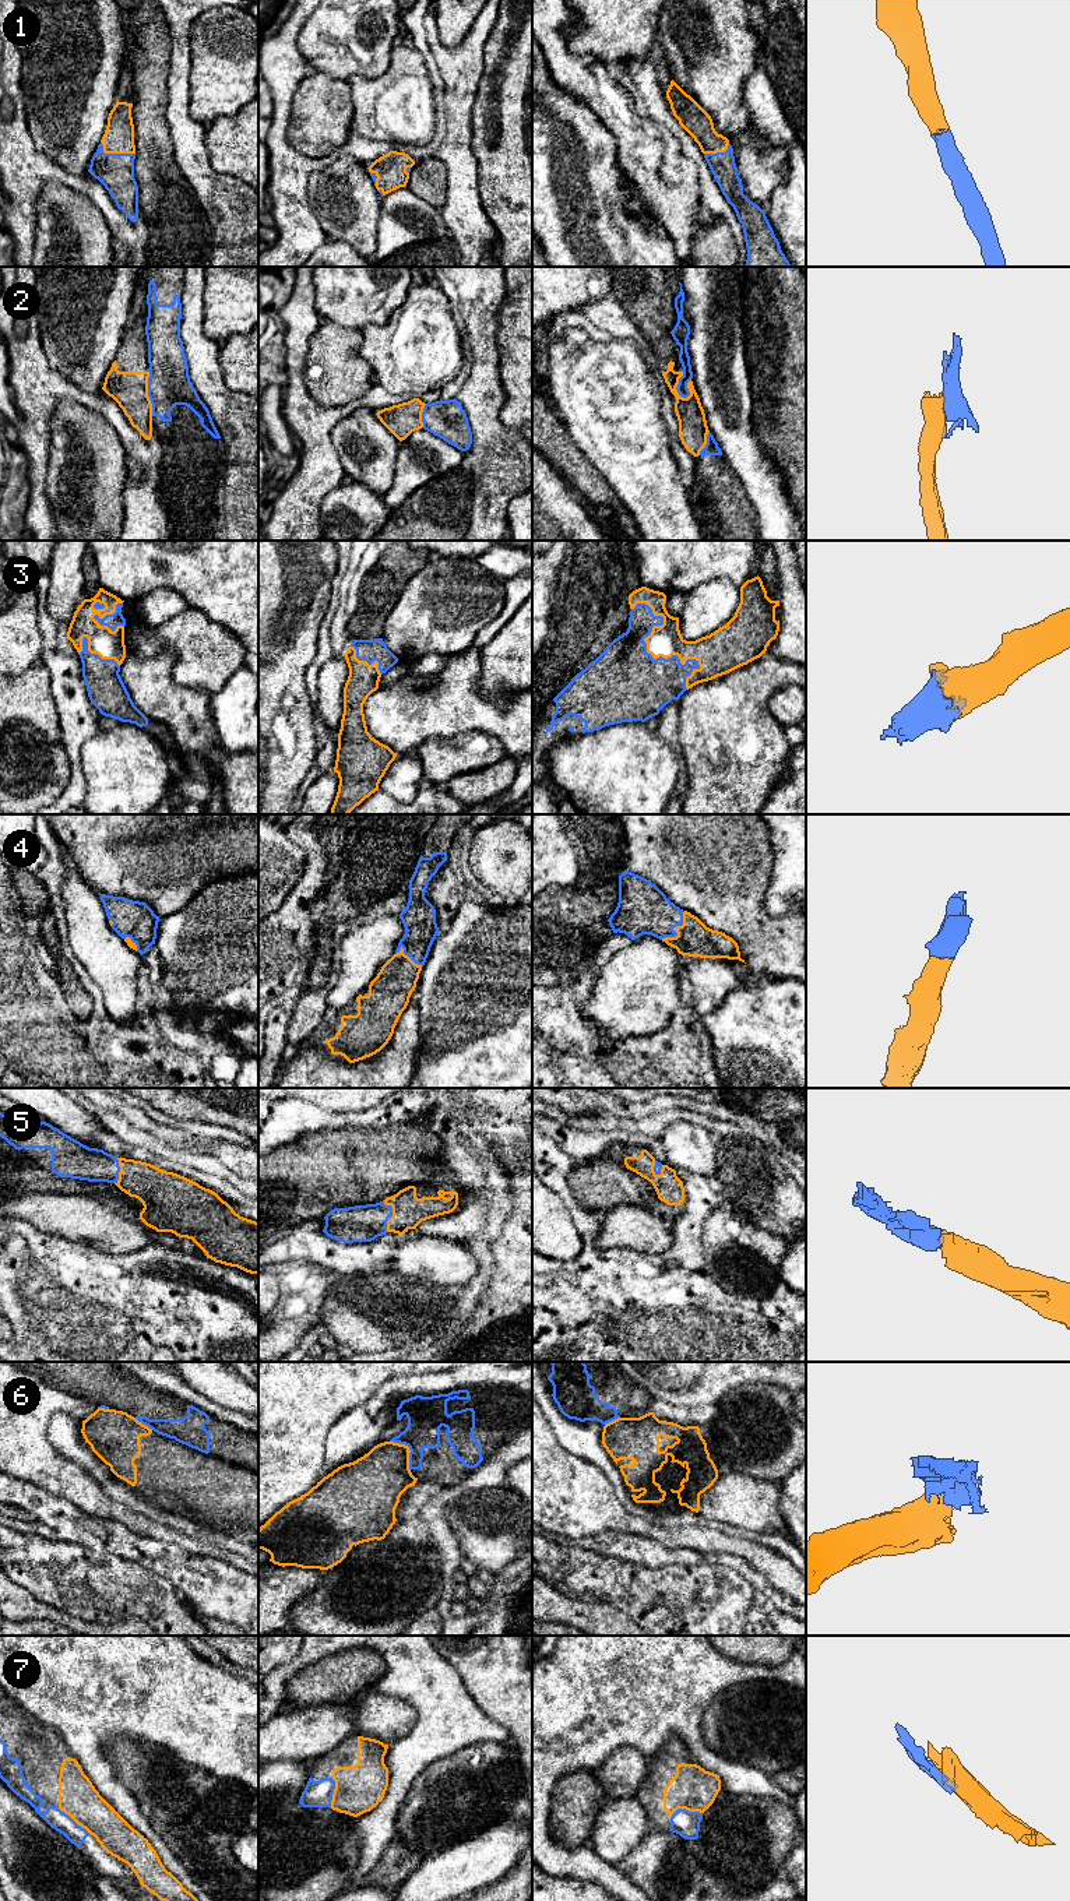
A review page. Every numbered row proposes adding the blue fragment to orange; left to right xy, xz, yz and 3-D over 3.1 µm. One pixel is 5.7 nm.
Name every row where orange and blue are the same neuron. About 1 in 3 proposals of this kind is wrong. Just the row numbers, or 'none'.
1, 3, 4, 5, 7

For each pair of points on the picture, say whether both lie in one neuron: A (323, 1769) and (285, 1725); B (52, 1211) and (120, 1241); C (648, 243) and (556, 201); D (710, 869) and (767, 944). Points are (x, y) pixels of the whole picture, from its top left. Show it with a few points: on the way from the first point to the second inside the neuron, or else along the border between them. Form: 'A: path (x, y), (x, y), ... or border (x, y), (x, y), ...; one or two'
A: border (342, 1741), (310, 1763); two
B: path (69, 1215), (87, 1220), (104, 1229); one
C: path (626, 243), (602, 243), (579, 219); one
D: path (725, 887), (727, 894), (750, 926); one

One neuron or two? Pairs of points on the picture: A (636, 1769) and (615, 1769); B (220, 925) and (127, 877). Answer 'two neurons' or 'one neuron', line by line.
A: one neuron
B: two neurons

